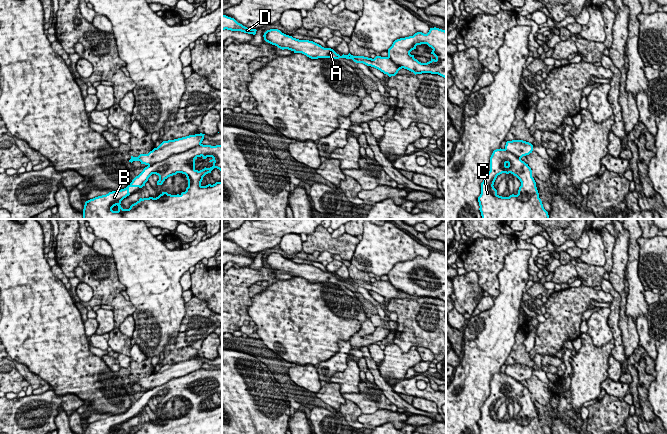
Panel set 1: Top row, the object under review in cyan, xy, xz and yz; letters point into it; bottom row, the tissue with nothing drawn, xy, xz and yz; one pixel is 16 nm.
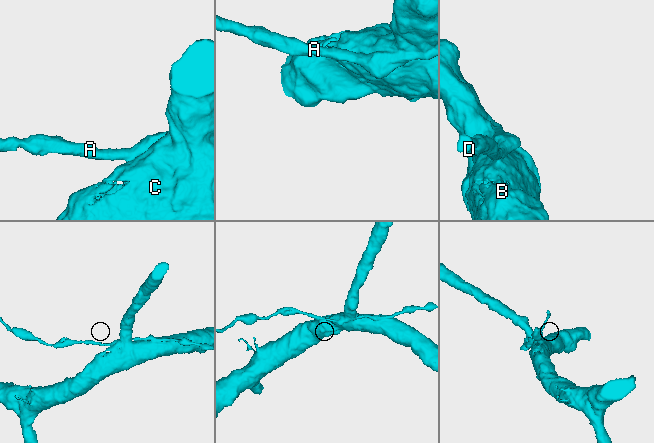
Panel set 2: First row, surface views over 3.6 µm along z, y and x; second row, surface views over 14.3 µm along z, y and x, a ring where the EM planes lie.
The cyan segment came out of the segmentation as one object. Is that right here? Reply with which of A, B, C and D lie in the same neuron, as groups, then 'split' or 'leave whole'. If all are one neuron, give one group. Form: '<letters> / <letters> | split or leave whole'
A D / B C | split

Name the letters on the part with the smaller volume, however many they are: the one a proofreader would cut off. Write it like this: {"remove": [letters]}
{"remove": ["A", "D"]}

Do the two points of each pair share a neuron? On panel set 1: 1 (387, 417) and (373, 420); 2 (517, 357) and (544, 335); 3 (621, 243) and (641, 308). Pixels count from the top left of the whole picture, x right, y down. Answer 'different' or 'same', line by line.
1: same
2: different
3: different

